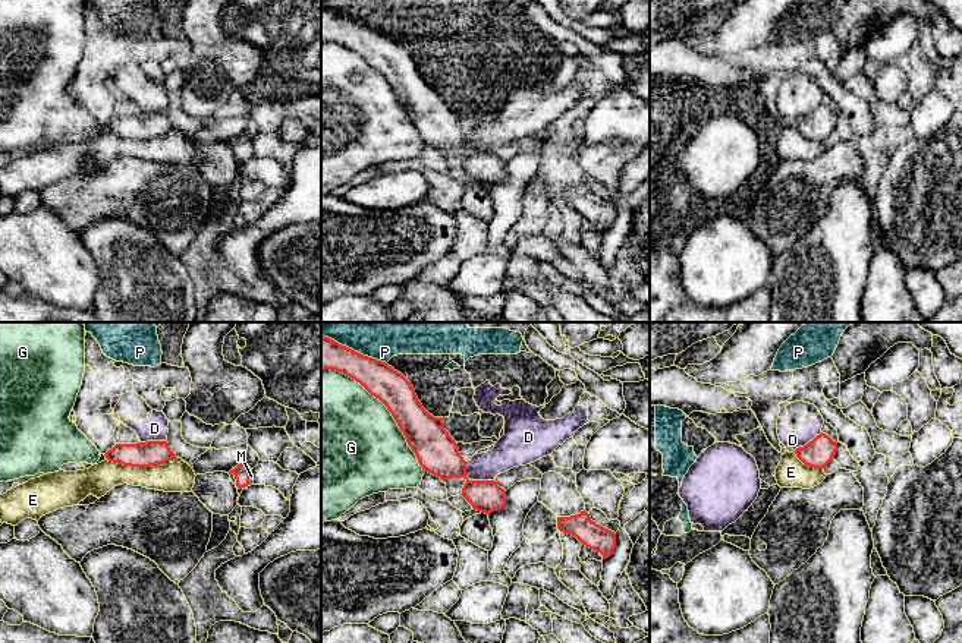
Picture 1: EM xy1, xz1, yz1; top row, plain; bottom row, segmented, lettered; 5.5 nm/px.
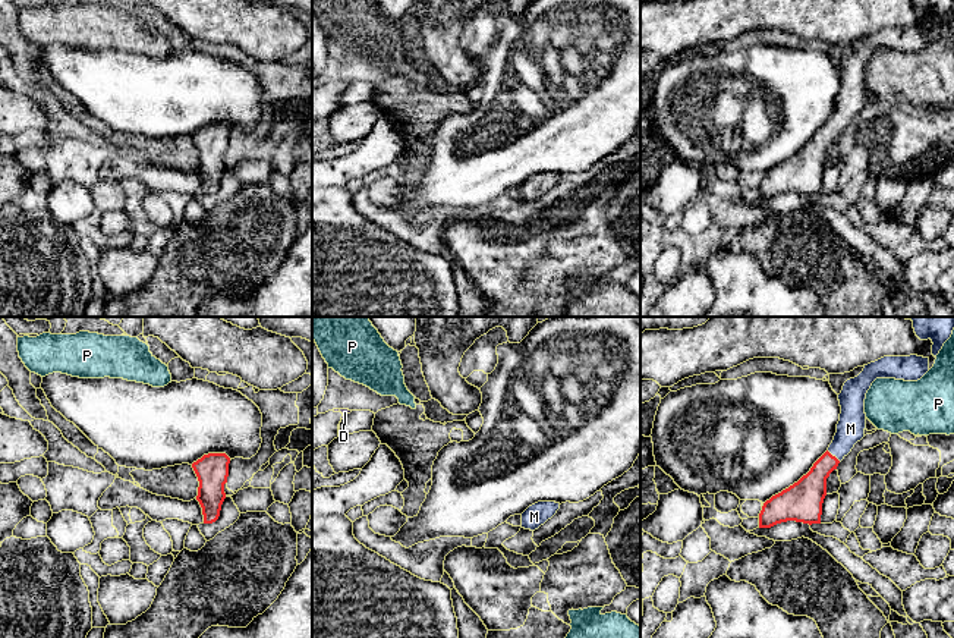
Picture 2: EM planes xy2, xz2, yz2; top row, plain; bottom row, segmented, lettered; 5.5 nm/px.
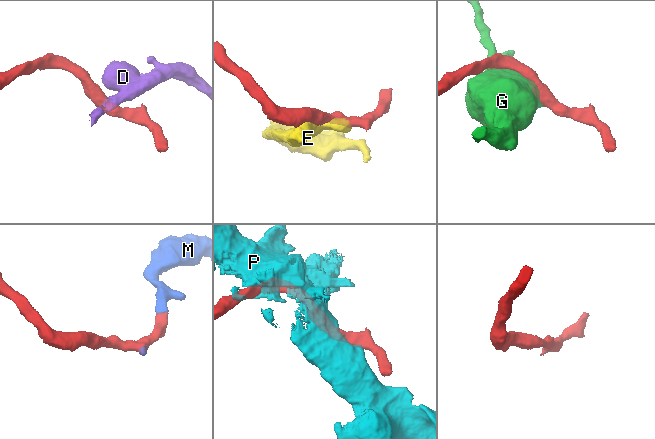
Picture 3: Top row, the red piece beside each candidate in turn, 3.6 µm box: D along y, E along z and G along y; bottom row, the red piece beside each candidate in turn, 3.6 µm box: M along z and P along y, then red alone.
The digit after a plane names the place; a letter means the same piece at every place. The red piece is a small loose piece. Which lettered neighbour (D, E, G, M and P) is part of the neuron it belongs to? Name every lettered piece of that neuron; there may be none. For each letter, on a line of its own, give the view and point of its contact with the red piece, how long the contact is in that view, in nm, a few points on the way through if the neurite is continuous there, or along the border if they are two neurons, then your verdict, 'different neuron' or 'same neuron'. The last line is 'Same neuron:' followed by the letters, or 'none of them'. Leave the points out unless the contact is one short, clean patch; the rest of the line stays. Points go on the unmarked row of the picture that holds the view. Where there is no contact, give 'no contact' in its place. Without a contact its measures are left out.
D: xz1 (472, 153) | 190 nm | along xz1 (465, 134), (470, 151), (493, 153) | different neuron
E: xy1 (141, 138) | 380 nm | different neuron
G: xz1 (386, 78) | 800 nm | different neuron
M: yz2 (834, 128) | 100 nm | same neuron
P: xz1 (354, 22) | 400 nm | different neuron
Same neuron: M

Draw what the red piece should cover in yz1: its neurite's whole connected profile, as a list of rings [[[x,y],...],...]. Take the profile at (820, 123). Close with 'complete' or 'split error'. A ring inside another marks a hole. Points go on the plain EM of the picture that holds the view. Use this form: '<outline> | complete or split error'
[[[820,105],[804,119],[796,120],[796,129],[809,139],[824,141],[836,127],[837,114],[829,107]]] | complete

